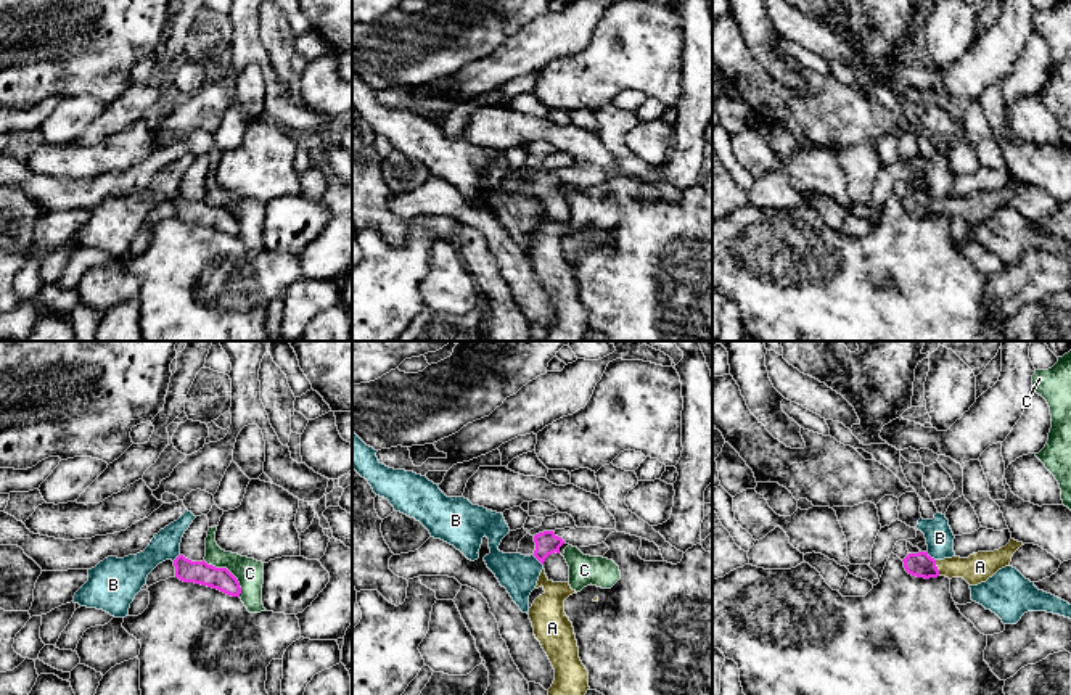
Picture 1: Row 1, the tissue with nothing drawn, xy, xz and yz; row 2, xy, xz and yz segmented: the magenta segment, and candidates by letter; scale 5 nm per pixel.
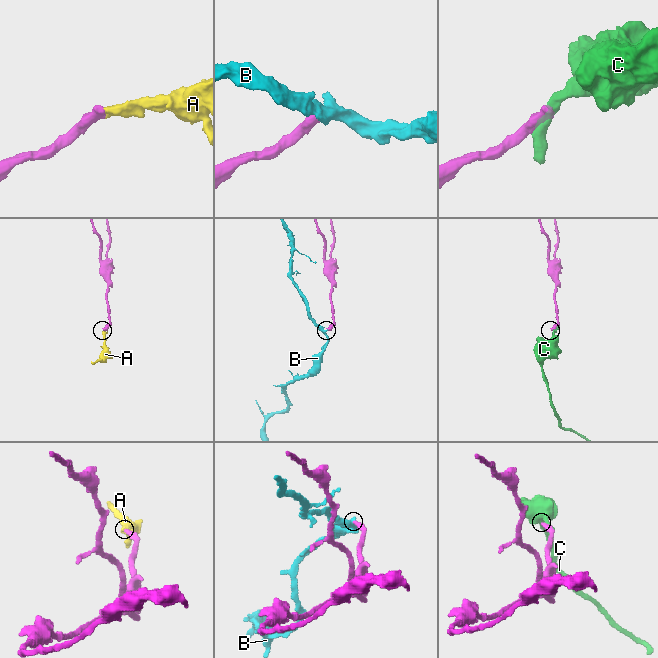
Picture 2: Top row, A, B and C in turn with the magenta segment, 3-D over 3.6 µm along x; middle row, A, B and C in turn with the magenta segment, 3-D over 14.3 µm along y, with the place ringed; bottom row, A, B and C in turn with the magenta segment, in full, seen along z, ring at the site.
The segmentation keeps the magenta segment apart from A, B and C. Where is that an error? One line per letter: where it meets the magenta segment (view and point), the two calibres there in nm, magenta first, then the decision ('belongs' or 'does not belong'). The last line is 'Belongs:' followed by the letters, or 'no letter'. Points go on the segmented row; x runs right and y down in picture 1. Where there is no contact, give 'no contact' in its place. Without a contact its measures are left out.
A: yz (936, 568) | 120/150 nm | belongs
B: xz (537, 559) | 110/190 nm | does not belong
C: xy (229, 571) | 110/140 nm | does not belong
Belongs: A

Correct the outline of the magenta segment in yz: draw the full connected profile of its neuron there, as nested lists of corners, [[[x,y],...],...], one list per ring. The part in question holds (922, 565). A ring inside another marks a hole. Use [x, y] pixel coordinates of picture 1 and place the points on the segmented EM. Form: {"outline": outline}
{"outline": [[[1015,539],[994,552],[978,552],[968,558],[952,557],[934,560],[928,552],[909,553],[902,561],[909,574],[917,578],[946,576],[963,578],[970,586],[978,586],[992,578],[999,570],[1010,566],[1013,553],[1024,545]]]}

